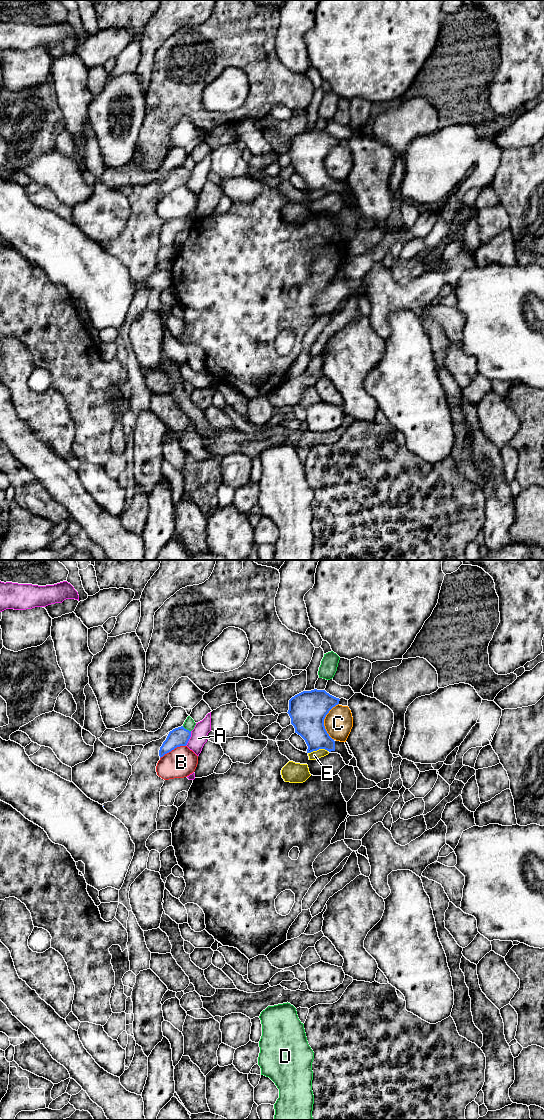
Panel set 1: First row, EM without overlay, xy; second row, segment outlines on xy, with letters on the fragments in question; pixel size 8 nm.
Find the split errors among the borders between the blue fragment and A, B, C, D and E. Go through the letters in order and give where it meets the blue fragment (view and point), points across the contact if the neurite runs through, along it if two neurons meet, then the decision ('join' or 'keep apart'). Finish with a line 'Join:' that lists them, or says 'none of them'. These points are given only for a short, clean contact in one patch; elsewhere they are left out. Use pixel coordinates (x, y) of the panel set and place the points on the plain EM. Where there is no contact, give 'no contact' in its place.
A: contact xy (189, 178); keep apart
B: contact xy (172, 189); keep apart
C: contact xy (323, 161); border xy (338, 143), (329, 151), (324, 159), (324, 168), (332, 179); keep apart
D: contact xy (186, 169); keep apart
E: contact xy (317, 189); border xy (327, 190), (317, 189), (308, 193); keep apart
Join: none of them

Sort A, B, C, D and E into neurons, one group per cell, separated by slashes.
A / B / C / D / E

